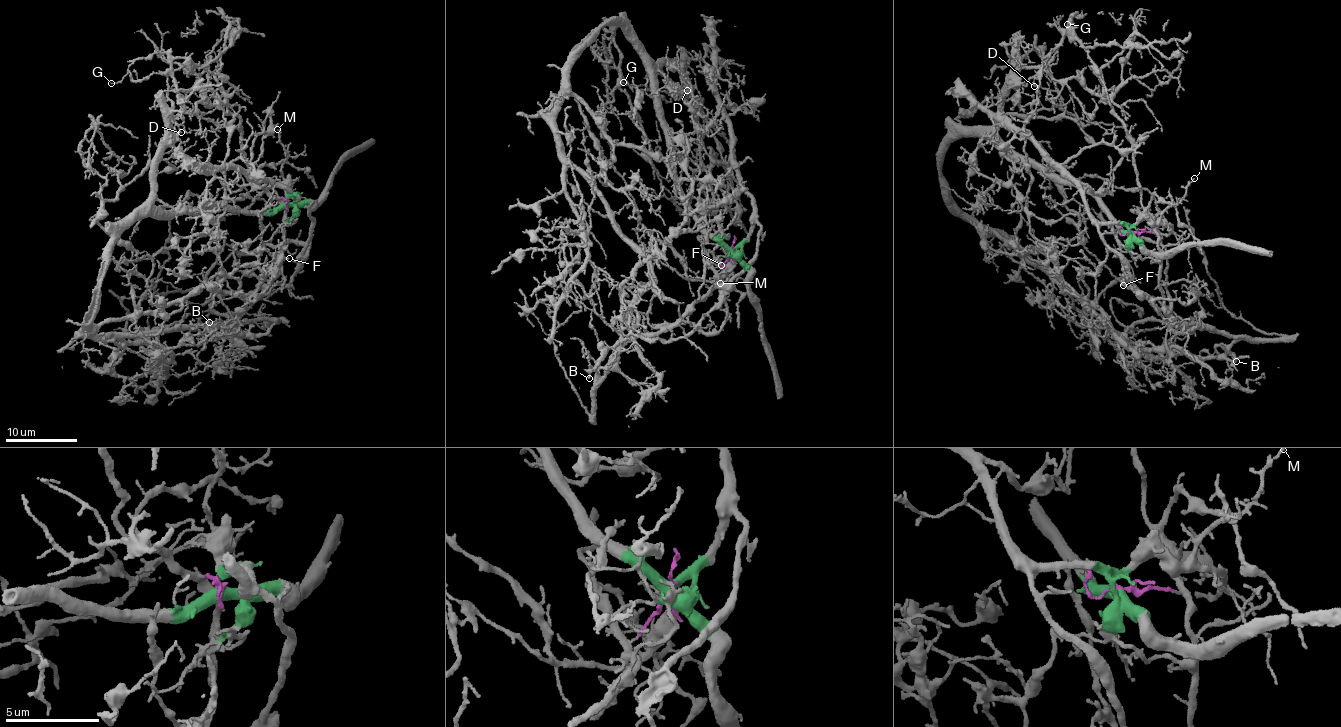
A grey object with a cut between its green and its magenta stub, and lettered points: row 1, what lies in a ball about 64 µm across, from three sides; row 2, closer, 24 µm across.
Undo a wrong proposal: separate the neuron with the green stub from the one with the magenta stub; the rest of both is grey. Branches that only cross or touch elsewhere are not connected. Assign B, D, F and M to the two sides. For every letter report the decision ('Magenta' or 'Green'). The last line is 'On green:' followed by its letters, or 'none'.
B: Magenta
D: Green
F: Magenta
M: Green
On green: D, M

